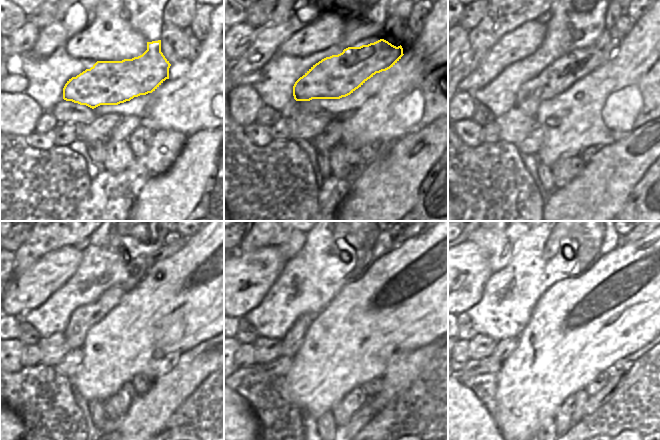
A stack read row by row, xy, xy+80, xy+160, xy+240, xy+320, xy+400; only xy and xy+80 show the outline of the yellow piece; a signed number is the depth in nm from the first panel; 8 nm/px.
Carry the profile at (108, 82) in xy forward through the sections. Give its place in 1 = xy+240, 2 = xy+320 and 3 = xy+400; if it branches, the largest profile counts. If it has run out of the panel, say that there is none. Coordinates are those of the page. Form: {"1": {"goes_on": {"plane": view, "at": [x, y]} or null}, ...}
{"1": {"goes_on": {"plane": "xy+240", "at": [84, 317]}}, "2": {"goes_on": {"plane": "xy+320", "at": [293, 339]}}, "3": {"goes_on": {"plane": "xy+400", "at": [504, 348]}}}

